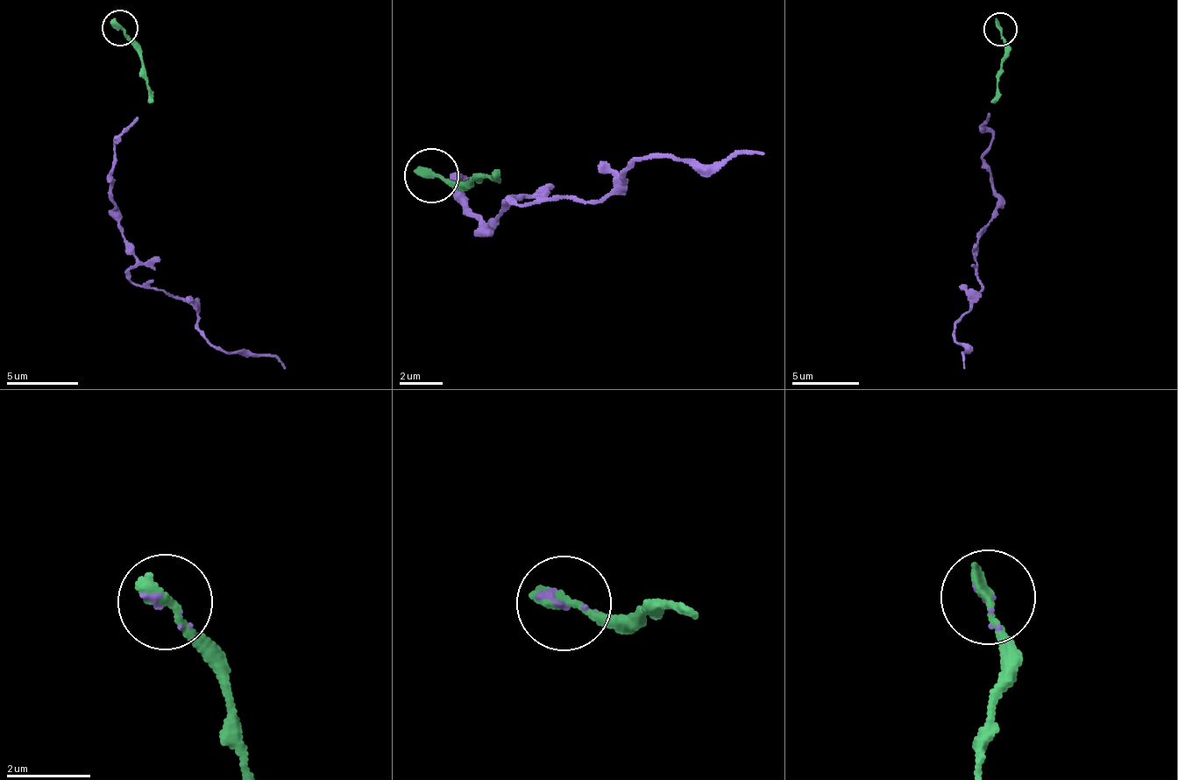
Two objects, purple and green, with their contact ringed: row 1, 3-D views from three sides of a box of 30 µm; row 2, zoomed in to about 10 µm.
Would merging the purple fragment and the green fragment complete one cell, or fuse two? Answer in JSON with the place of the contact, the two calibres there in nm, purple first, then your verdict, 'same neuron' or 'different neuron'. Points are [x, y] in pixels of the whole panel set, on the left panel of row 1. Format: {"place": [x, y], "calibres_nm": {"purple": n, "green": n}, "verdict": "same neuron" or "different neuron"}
{"place": [120, 28], "calibres_nm": {"purple": 90, "green": 340}, "verdict": "same neuron"}

